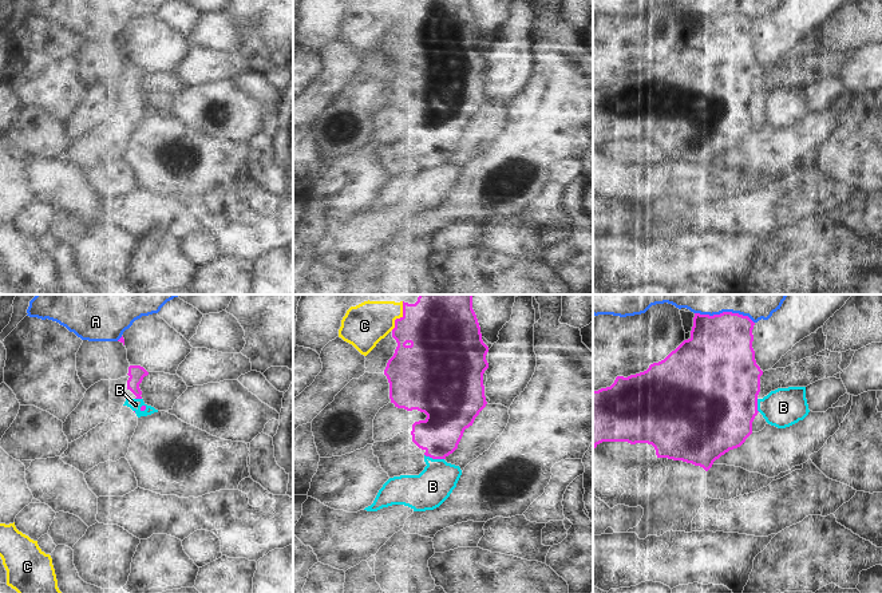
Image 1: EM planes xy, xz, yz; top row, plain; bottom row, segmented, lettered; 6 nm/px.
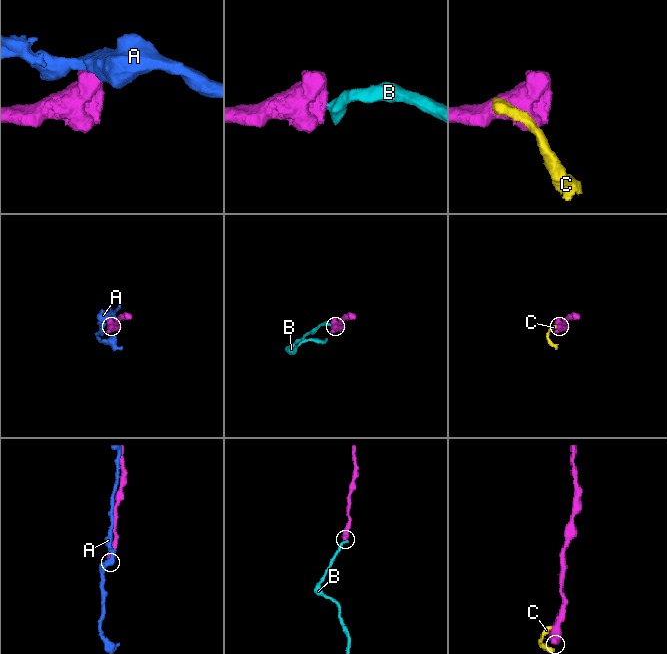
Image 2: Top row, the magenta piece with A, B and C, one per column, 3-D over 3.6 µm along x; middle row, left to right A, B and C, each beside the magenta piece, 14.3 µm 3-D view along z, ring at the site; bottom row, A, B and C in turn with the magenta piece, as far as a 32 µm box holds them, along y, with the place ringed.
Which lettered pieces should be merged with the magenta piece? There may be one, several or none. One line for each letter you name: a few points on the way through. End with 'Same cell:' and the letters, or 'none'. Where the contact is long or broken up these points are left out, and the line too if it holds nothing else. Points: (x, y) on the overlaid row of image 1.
Same cell: none

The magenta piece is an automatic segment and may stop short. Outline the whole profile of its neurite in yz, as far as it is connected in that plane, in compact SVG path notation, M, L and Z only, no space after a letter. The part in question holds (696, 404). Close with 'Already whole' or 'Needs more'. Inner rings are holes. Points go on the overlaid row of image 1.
M695 313L691 337L664 360L644 372L617 376L610 387L593 391L593 451L602 442L648 443L654 447L657 458L683 460L708 471L716 459L740 447L752 432L762 431L767 422L758 411L763 371L752 348L754 325L748 316L739 313Z. Needs more

